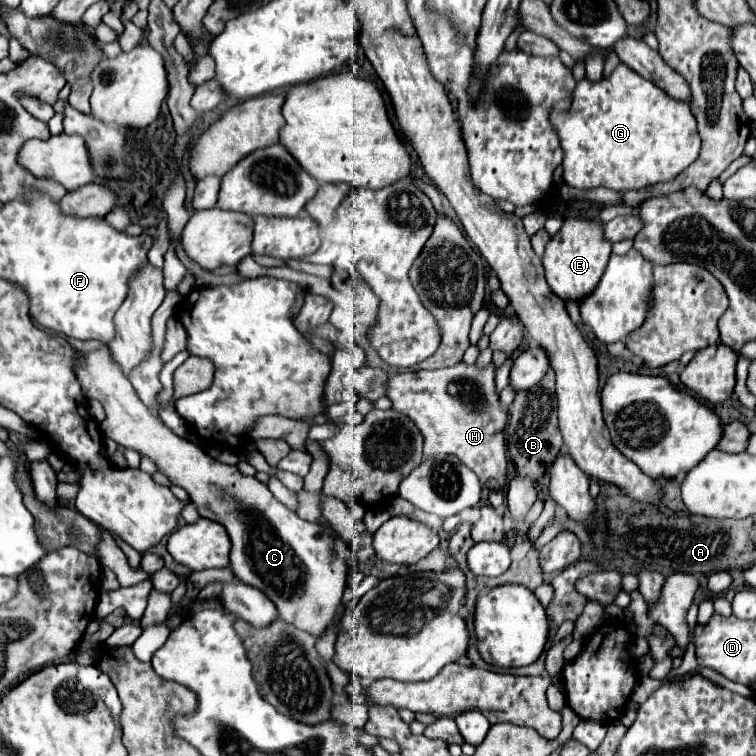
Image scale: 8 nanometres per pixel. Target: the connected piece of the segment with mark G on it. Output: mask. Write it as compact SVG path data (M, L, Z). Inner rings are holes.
M619 64L607 78L601 78L599 82L591 82L587 78L579 80L575 90L571 92L571 100L569 100L569 108L567 110L561 110L561 108L553 108L551 110L551 126L555 128L557 136L559 136L559 142L561 142L561 148L563 148L563 180L573 186L573 188L597 188L597 186L605 186L605 188L611 188L611 190L637 190L637 188L645 188L649 184L655 184L655 182L665 182L665 180L671 180L675 178L675 174L683 172L683 168L687 168L697 156L699 156L699 134L697 134L697 122L689 110L689 104L683 102L683 100L675 100L671 98L667 92L663 92L655 82L649 82L647 78L643 78L641 74L637 74L635 70L631 70L629 66L625 64Z

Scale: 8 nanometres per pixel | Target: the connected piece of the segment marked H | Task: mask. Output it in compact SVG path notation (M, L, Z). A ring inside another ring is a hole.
M463 362L451 368L417 370L389 376L385 382L385 396L391 400L391 410L407 414L419 428L425 446L425 458L433 454L455 454L465 466L479 474L481 482L489 478L499 480L507 474L505 424L507 412L501 410L495 394L493 366L479 370Z

